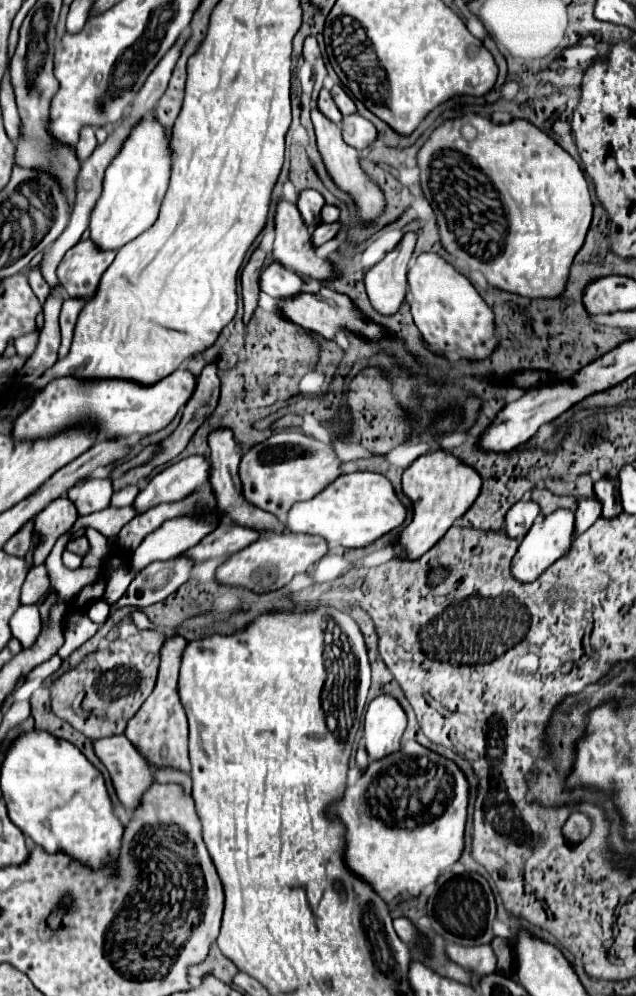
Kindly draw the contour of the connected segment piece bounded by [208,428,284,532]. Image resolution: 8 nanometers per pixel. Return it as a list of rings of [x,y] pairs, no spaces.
[[[218,428],[218,430],[210,432],[208,446],[210,446],[210,462],[212,462],[210,486],[214,488],[218,508],[236,524],[250,526],[250,528],[256,528],[260,532],[280,532],[284,526],[278,522],[278,518],[274,518],[272,514],[268,514],[268,512],[264,512],[264,510],[260,510],[252,504],[248,504],[242,496],[242,484],[240,484],[240,478],[238,478],[238,464],[240,464],[240,458],[242,458],[242,448],[234,442],[232,430]]]

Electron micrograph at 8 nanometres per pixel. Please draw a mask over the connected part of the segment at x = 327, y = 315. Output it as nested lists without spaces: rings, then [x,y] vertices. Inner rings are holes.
[[[320,288],[320,292],[316,294],[308,294],[308,292],[302,292],[298,296],[292,296],[292,298],[286,298],[282,300],[280,304],[280,314],[282,318],[286,318],[288,322],[294,322],[298,326],[302,326],[304,330],[310,330],[310,332],[316,332],[320,336],[324,336],[326,340],[332,340],[334,334],[340,330],[340,328],[348,328],[348,330],[354,330],[354,332],[360,332],[364,338],[368,340],[378,340],[382,336],[382,328],[366,318],[360,316],[360,312],[356,310],[356,306],[352,304],[352,300],[346,296],[346,294],[338,294],[330,288]]]

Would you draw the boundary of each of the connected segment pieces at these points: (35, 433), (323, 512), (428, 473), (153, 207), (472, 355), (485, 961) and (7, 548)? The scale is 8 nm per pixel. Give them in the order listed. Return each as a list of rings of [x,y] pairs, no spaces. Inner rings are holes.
[[[178,368],[176,372],[172,372],[170,376],[162,378],[160,382],[156,382],[154,386],[138,386],[136,382],[128,382],[128,380],[78,380],[78,378],[56,378],[52,380],[42,392],[38,392],[32,398],[30,408],[18,416],[16,424],[14,424],[14,438],[22,440],[36,440],[36,438],[44,438],[44,436],[52,436],[56,432],[62,432],[70,426],[76,424],[90,424],[96,426],[98,434],[106,434],[108,438],[128,438],[132,434],[154,434],[162,428],[166,428],[174,416],[178,414],[178,410],[188,402],[188,398],[192,396],[196,388],[196,378],[192,372]]]
[[[374,472],[342,474],[324,492],[308,502],[298,502],[288,512],[292,532],[322,536],[328,542],[338,542],[344,548],[364,548],[394,528],[402,526],[408,508],[398,500],[390,480]]]
[[[446,450],[430,452],[416,458],[402,474],[402,490],[414,506],[414,518],[398,540],[398,546],[404,548],[402,554],[414,560],[428,552],[446,534],[454,520],[472,506],[472,502],[480,494],[480,486],[480,474]]]
[[[152,116],[142,118],[108,166],[102,196],[90,216],[90,240],[100,250],[120,250],[156,222],[168,188],[170,164],[170,138],[166,138],[164,128]]]
[[[420,254],[408,270],[408,304],[412,308],[414,324],[424,342],[444,354],[458,354],[468,360],[486,360],[498,348],[494,332],[494,312],[476,292],[466,276],[450,266],[438,254]]]
[[[446,946],[446,956],[448,960],[456,962],[464,970],[468,970],[474,976],[484,976],[488,972],[496,970],[496,956],[490,946]]]
[[[30,520],[26,526],[22,526],[6,544],[4,544],[4,552],[10,556],[24,556],[30,548],[30,540],[32,540],[32,530],[34,530],[34,520]]]

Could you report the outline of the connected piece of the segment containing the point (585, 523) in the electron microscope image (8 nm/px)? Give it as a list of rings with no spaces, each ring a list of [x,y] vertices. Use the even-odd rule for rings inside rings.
[[[580,498],[578,510],[576,510],[576,534],[582,534],[588,530],[602,514],[602,506],[596,498]]]

